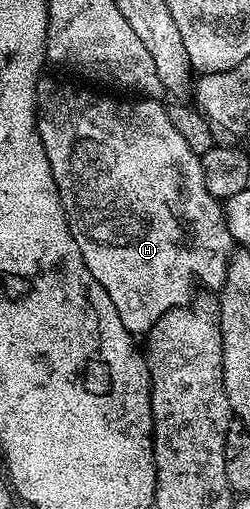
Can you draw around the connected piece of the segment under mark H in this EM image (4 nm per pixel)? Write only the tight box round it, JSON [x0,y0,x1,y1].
[35,79,233,334]

